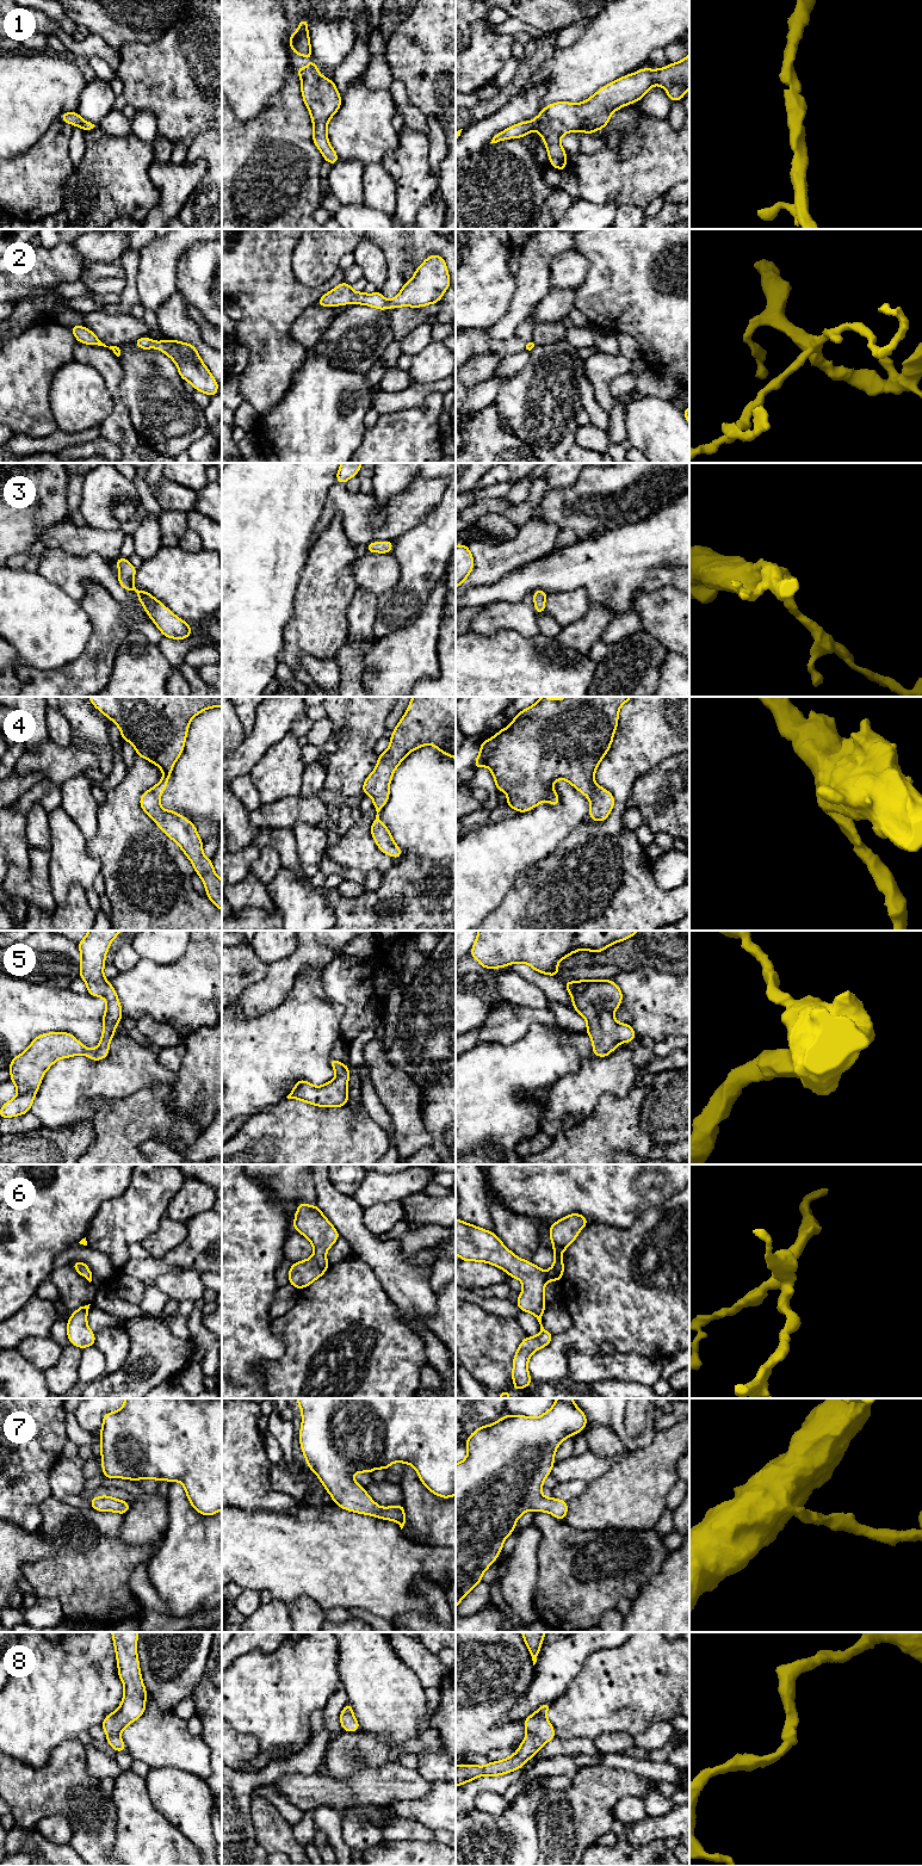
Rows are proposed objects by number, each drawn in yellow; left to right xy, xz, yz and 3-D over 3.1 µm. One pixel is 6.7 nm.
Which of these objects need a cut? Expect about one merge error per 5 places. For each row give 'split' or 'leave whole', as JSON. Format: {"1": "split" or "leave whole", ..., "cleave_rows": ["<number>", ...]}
{"1": "leave whole", "2": "leave whole", "3": "leave whole", "4": "leave whole", "5": "leave whole", "6": "leave whole", "7": "leave whole", "8": "leave whole", "cleave_rows": []}

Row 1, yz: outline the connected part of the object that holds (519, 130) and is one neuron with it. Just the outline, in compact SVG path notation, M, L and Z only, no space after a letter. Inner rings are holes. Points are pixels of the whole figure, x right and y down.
M689 54L680 62L670 63L661 69L642 68L633 74L625 75L615 81L601 87L595 94L587 100L573 104L558 101L550 104L532 121L518 123L495 135L490 143L497 143L508 138L521 138L536 130L540 134L547 150L551 166L561 172L567 168L567 153L561 146L561 137L567 132L594 134L595 130L604 129L615 110L625 105L637 103L654 86L660 85L667 91L670 103L683 100L685 92L689 88Z

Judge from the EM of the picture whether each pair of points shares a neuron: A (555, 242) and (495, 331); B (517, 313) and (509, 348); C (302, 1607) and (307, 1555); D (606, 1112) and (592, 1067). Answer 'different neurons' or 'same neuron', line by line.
A: same neuron
B: different neurons
C: different neurons
D: different neurons

